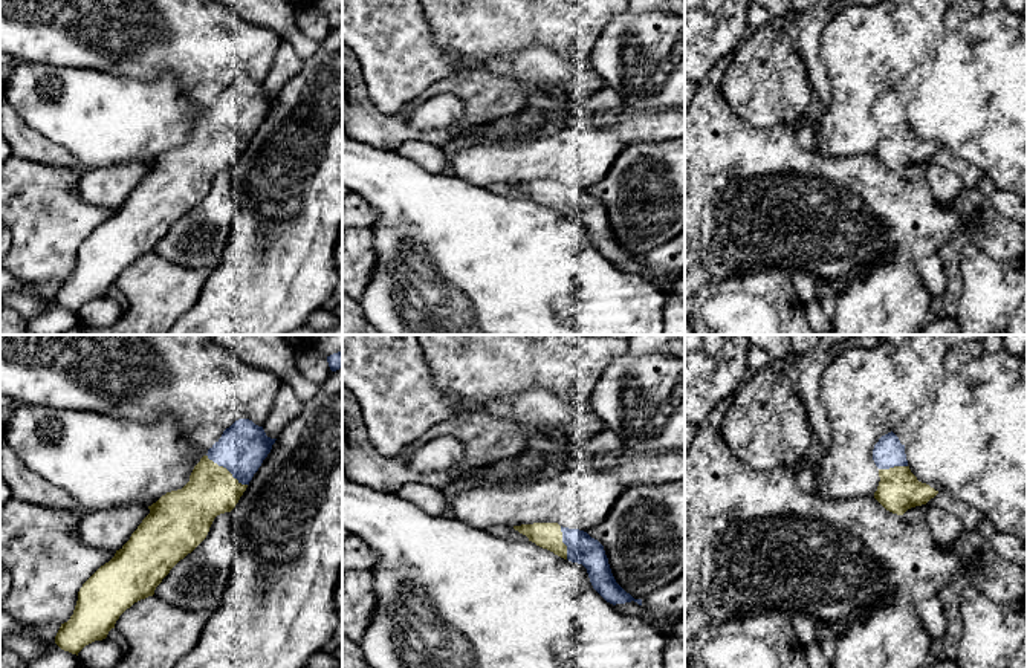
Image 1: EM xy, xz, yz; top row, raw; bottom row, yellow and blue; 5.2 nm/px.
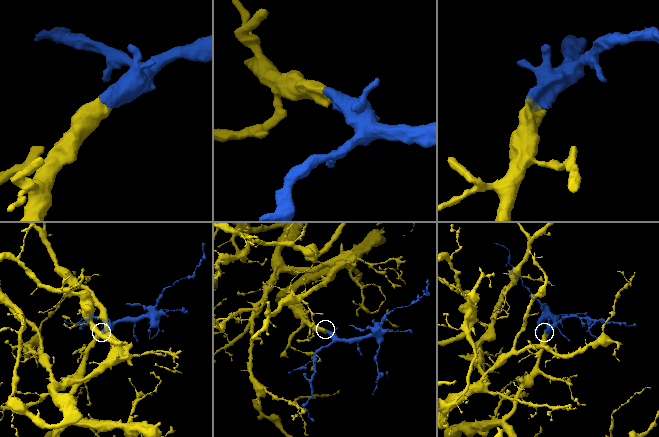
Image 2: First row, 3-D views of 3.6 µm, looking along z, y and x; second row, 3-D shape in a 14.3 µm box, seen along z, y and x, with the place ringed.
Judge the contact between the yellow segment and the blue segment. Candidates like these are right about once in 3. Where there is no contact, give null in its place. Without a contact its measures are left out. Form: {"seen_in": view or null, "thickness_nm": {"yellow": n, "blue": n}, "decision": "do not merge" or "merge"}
{"seen_in": "xy", "thickness_nm": {"yellow": 260, "blue": 260}, "decision": "merge"}

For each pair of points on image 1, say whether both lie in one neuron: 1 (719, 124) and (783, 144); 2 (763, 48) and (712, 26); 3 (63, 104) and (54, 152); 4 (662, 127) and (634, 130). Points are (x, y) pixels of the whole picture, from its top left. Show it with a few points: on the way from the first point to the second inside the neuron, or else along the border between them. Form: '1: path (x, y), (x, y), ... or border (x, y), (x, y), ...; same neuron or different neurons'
1: path (734, 139), (738, 144), (767, 144); same neuron
2: border (751, 29), (729, 52); different neurons
3: border (25, 123), (60, 144), (81, 167); different neurons
4: path (656, 127), (641, 129); same neuron

